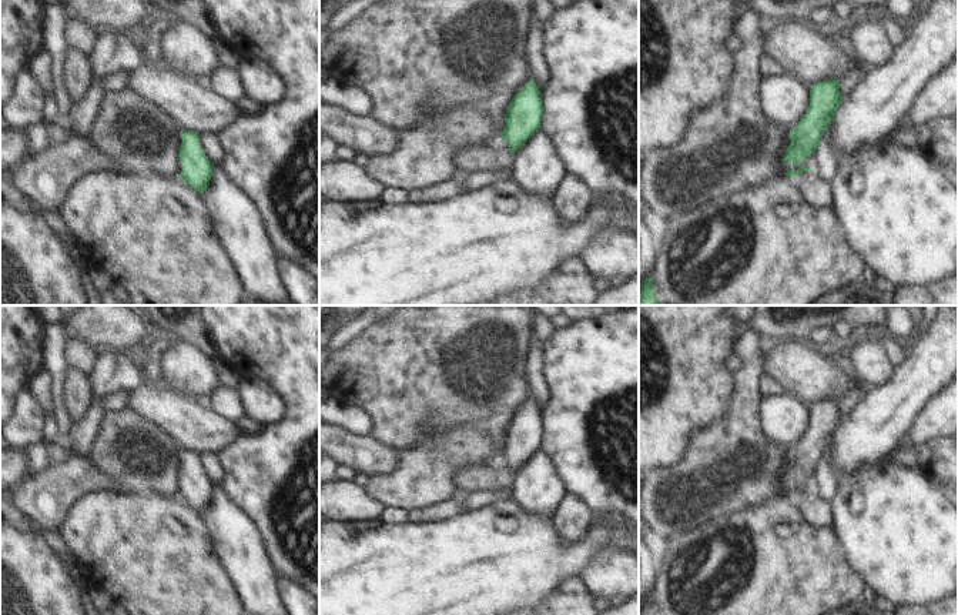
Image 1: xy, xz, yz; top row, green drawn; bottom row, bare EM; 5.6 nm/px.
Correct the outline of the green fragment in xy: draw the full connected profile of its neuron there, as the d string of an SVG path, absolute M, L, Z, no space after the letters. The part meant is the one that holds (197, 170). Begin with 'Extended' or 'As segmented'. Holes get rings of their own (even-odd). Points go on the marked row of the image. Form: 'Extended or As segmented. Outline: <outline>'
As segmented. Outline: M184 128L180 136L182 138L178 156L182 166L180 178L202 194L210 185L214 164L200 146L200 134Z

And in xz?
As segmented. Outline: M530 78L530 81L513 96L505 114L505 127L500 138L506 141L510 153L515 154L540 130L543 113L542 91Z

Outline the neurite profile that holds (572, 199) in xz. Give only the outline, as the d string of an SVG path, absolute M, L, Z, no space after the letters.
M566 174L550 201L560 218L572 224L586 214L593 201L593 190L575 174Z

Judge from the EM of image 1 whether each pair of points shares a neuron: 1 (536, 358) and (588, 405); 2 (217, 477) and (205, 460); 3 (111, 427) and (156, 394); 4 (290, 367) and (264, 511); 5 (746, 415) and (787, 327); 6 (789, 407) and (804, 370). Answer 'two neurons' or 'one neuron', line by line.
1: two neurons
2: one neuron
3: two neurons
4: one neuron
5: two neurons
6: two neurons

